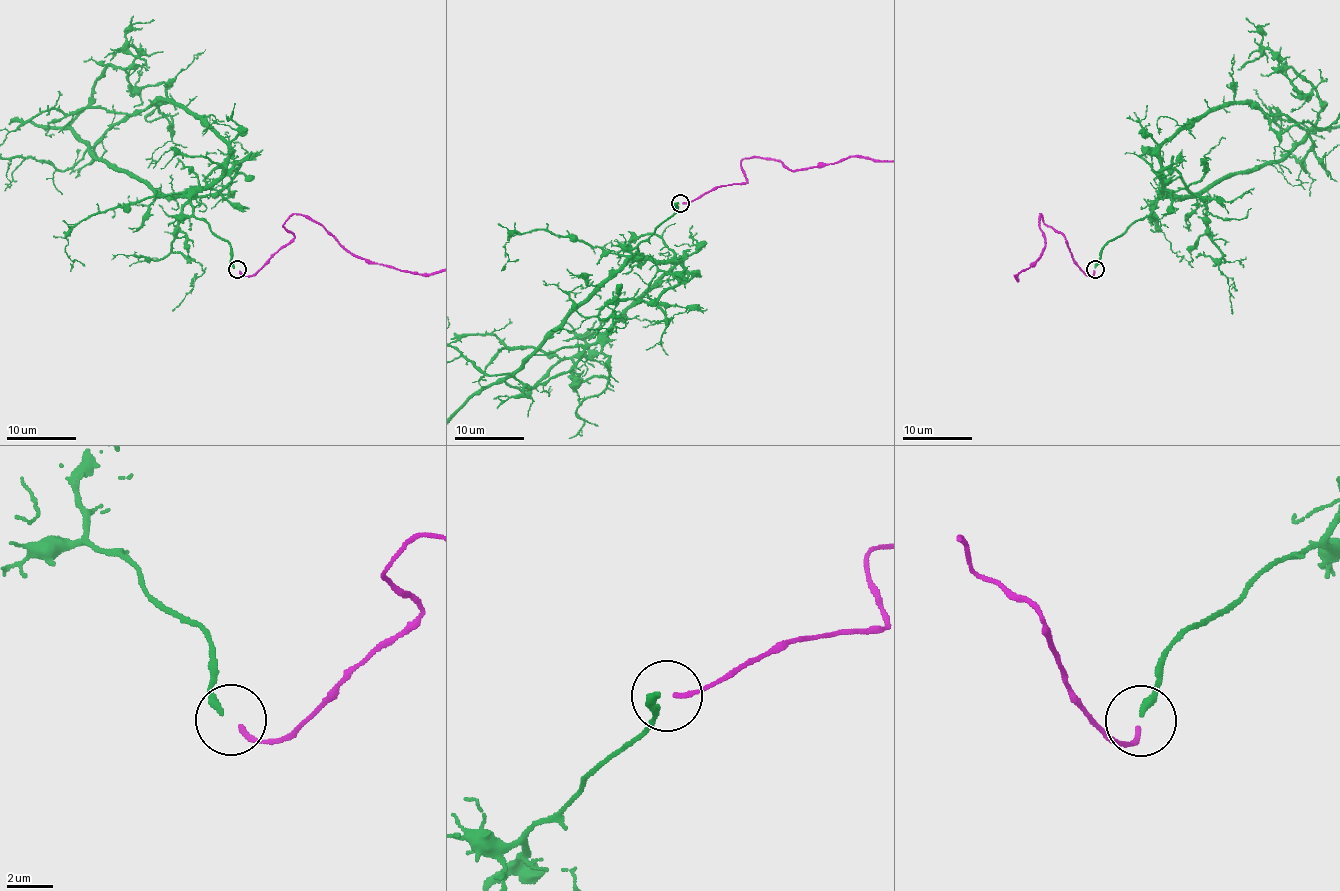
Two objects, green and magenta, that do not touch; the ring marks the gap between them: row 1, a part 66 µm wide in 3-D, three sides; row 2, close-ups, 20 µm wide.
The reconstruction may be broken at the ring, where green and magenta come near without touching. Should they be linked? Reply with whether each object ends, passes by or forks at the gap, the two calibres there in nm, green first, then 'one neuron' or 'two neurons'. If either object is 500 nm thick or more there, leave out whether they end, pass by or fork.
green ends; magenta ends; calibres 320 and 220 nm; one neuron

